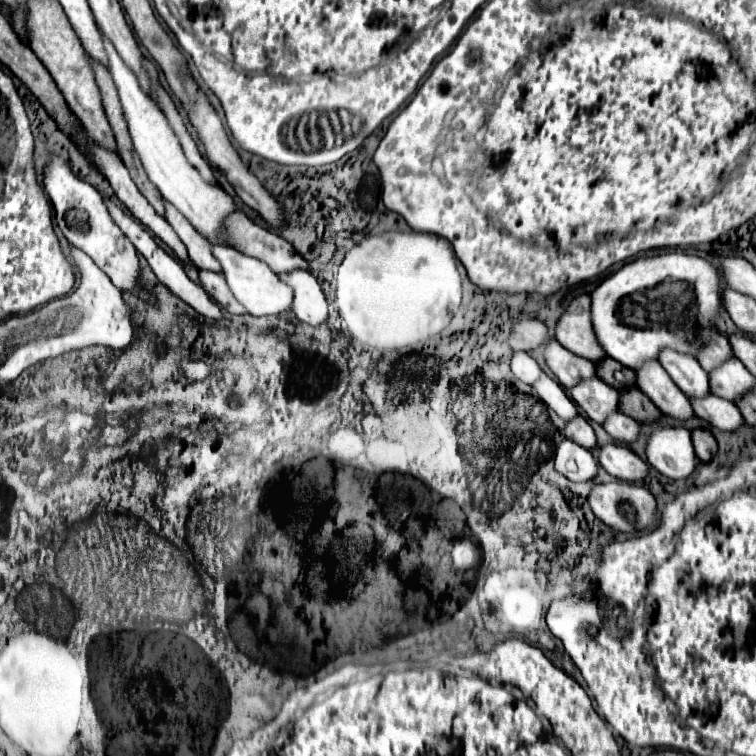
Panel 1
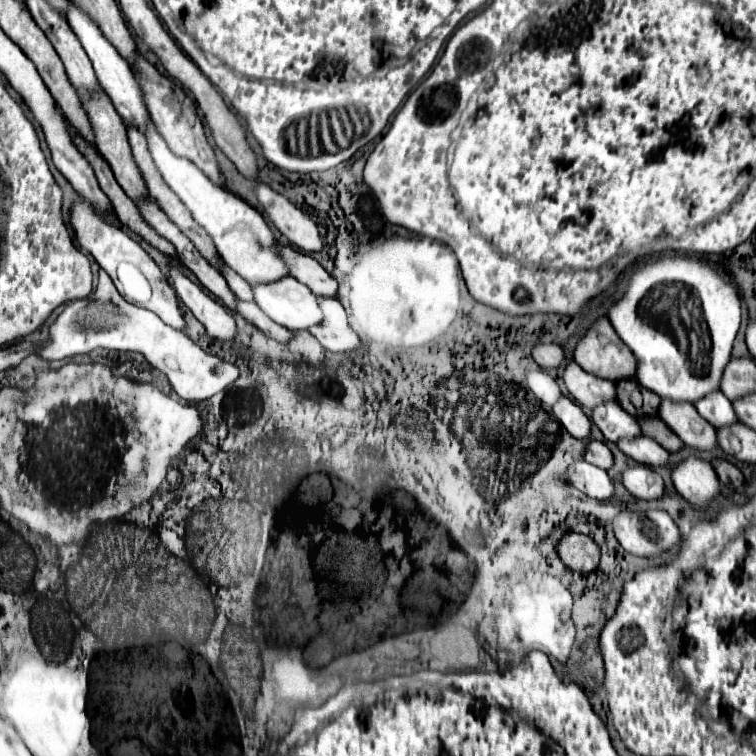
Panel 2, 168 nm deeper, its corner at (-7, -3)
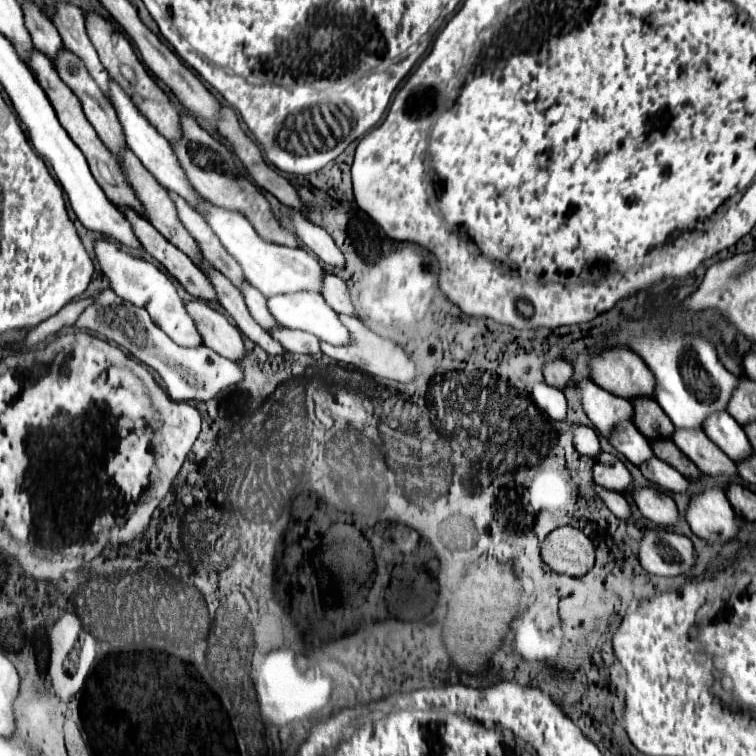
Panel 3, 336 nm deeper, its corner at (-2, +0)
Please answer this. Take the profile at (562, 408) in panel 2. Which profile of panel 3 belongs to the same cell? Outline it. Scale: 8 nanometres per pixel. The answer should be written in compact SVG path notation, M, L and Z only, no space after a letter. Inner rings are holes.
M574 426L574 446L580 456L592 458L592 460L596 460L602 454L600 444L598 444L598 436L588 426Z

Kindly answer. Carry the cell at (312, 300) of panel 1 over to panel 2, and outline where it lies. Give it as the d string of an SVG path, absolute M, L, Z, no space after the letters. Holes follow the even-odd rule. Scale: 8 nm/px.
M317 295L317 303L323 311L323 321L309 331L319 339L319 343L333 353L345 353L359 347L359 337L351 331L343 305L335 297Z

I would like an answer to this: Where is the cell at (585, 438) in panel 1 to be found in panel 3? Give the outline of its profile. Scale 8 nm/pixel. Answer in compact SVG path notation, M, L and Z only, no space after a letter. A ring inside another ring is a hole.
M606 452L600 454L600 458L594 464L594 482L620 494L632 490L632 476L628 468L616 456Z

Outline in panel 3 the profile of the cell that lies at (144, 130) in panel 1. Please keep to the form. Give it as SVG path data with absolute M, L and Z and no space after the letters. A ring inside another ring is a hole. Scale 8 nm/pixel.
M208 200L200 202L202 214L214 234L220 238L224 248L234 256L234 260L240 264L246 280L258 288L264 296L276 296L276 294L288 294L288 292L322 292L322 278L324 278L324 268L320 266L318 258L304 248L288 248L288 246L278 246L264 242L252 224L240 214L240 212L230 212L224 208L218 208L210 204Z

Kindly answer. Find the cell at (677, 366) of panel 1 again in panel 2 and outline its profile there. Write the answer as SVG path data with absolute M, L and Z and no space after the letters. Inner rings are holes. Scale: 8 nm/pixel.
M713 391L713 395L707 395L705 399L699 399L695 403L695 409L701 413L703 419L707 419L713 427L731 425L737 421L735 411L731 407L731 401L723 395L723 391Z

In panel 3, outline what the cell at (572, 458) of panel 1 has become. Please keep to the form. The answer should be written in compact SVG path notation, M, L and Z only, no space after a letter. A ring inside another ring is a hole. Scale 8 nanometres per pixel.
M596 486L596 492L600 494L600 498L606 502L606 506L610 508L610 512L616 516L616 518L622 518L622 520L628 520L632 516L630 512L630 504L626 502L626 498L618 492L612 492L612 490L606 490L602 486Z

